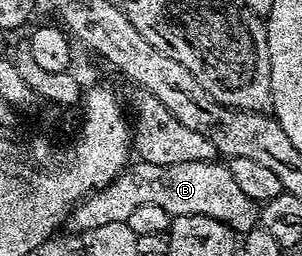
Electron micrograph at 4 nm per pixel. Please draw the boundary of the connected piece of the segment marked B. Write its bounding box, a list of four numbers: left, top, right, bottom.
[68,161,259,233]

